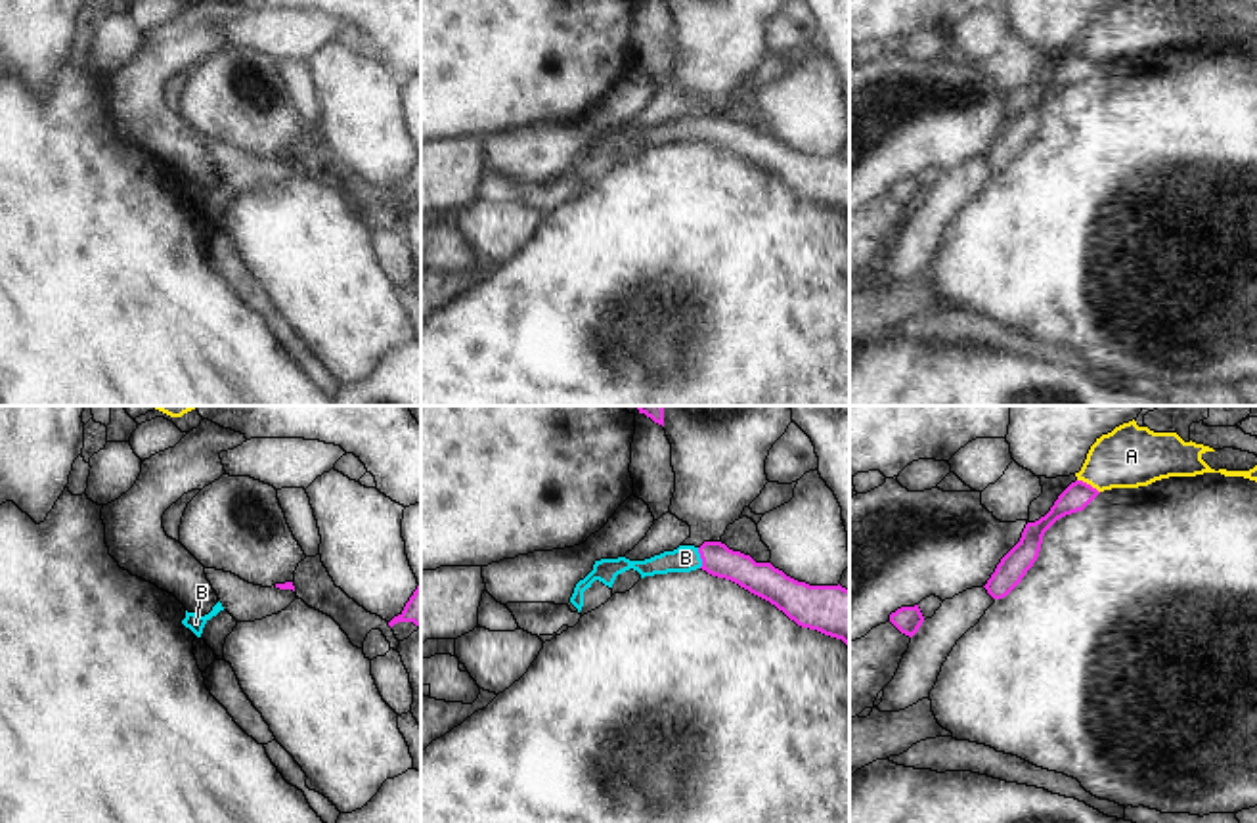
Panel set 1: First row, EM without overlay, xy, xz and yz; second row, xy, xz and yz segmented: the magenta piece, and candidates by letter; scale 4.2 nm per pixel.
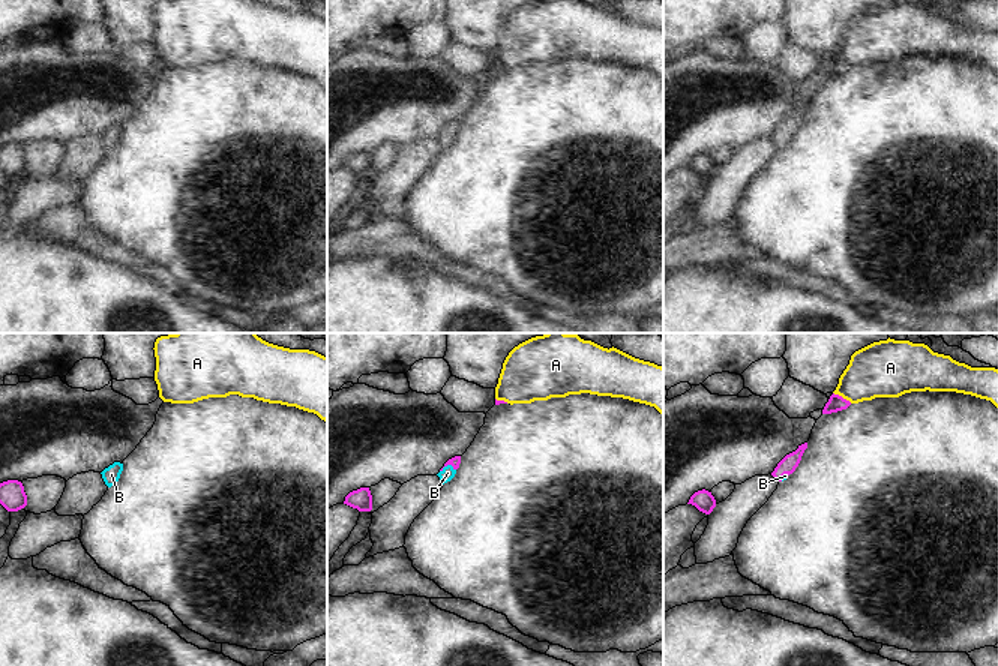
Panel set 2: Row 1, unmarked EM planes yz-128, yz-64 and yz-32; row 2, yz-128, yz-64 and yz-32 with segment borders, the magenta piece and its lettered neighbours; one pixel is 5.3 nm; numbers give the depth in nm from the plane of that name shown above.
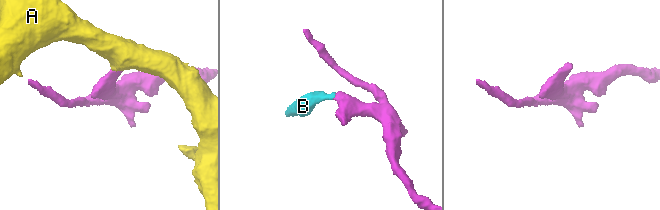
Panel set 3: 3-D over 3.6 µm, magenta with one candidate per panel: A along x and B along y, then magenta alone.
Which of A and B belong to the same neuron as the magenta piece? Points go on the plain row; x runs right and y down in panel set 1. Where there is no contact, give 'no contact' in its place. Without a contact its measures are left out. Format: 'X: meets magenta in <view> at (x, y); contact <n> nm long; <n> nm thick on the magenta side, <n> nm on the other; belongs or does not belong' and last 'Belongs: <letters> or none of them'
A: meets magenta in yz at (1089, 56); contact 110 nm long; 110 nm thick on the magenta side, 260 nm on the other; does not belong
B: meets magenta in xz at (701, 129); contact 90 nm long; 140 nm thick on the magenta side, 110 nm on the other; belongs
Belongs: B

